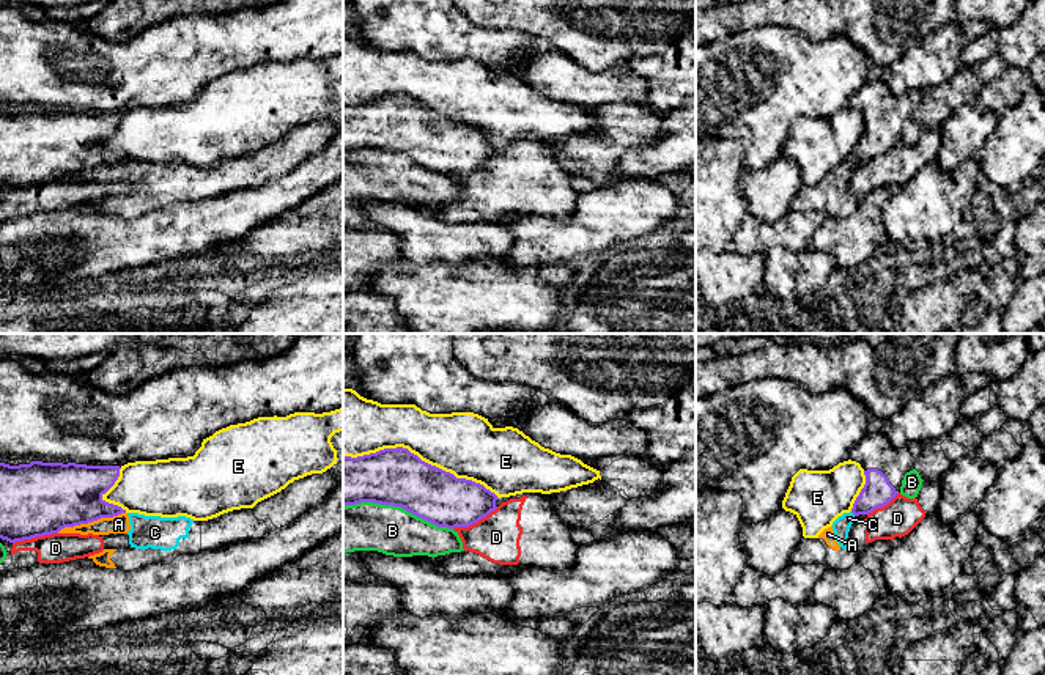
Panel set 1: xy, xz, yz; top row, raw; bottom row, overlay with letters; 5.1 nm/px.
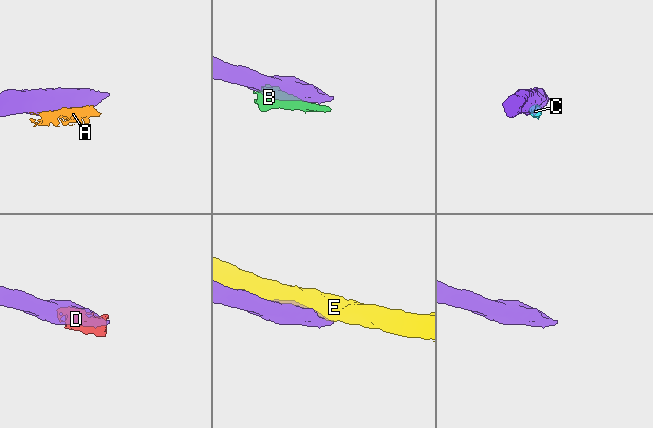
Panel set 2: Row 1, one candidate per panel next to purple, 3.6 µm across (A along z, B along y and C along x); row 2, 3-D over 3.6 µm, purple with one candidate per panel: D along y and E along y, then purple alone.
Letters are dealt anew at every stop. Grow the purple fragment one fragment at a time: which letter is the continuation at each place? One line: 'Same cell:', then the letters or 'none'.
Same cell: none

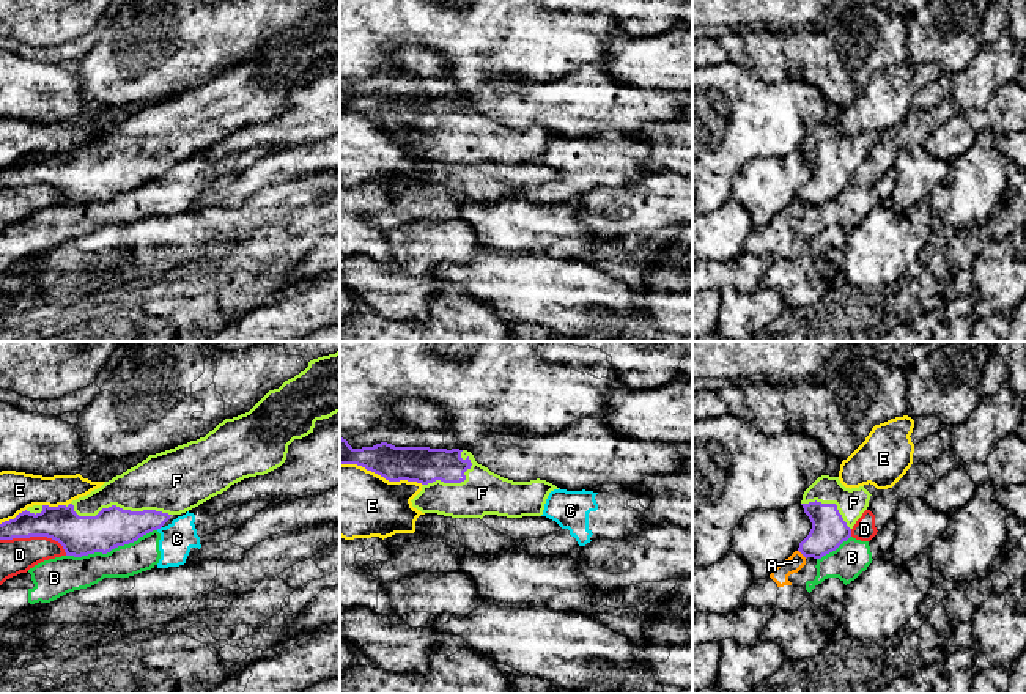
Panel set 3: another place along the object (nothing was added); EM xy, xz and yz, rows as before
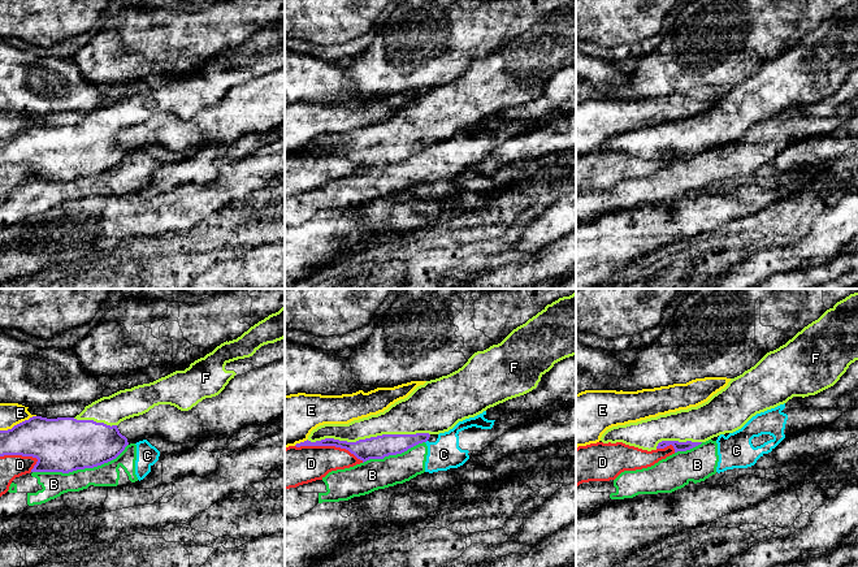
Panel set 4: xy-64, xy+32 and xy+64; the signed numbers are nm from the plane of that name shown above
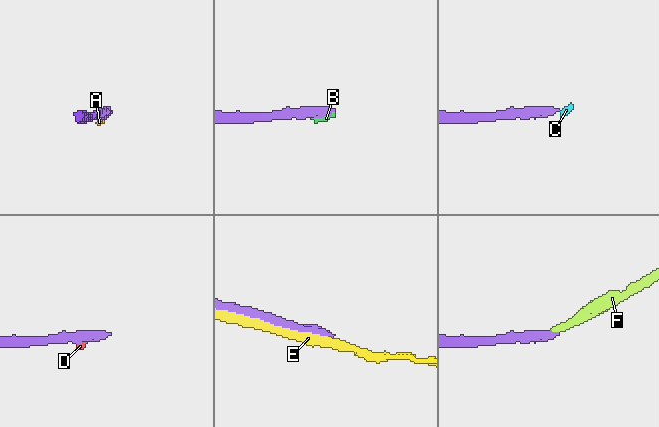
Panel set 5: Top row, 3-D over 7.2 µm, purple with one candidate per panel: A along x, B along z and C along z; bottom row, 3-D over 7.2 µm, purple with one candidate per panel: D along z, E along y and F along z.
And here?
Same cell: F

